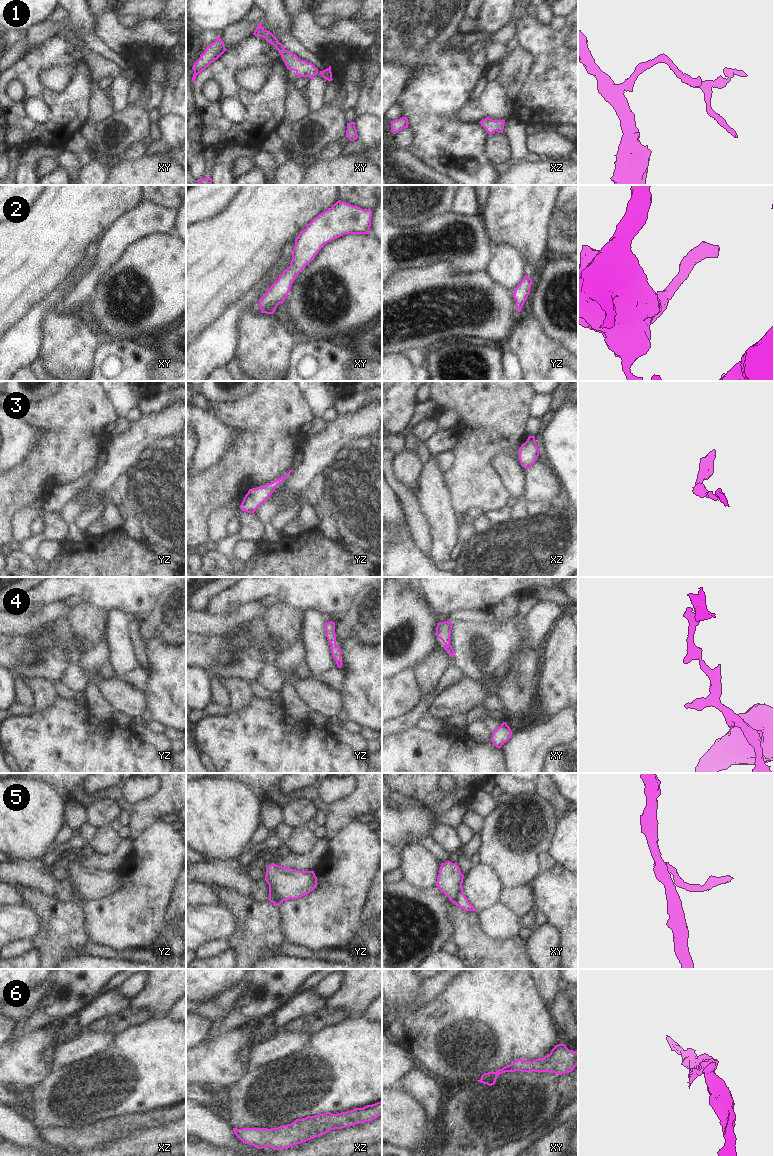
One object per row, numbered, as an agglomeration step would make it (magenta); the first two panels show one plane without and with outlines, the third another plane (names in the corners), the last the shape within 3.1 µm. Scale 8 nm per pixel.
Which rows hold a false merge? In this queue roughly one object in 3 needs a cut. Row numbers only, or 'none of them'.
5, 6

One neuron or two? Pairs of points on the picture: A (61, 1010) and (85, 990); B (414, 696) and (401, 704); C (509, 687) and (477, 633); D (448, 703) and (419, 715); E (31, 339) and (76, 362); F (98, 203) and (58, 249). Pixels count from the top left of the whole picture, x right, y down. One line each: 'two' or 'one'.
A: one
B: one
C: one
D: two
E: two
F: one

